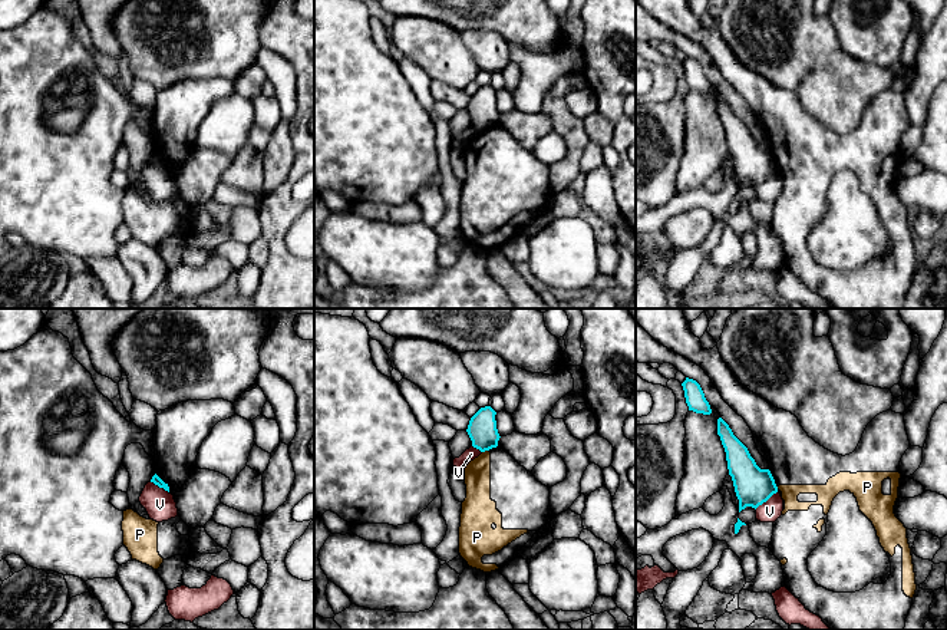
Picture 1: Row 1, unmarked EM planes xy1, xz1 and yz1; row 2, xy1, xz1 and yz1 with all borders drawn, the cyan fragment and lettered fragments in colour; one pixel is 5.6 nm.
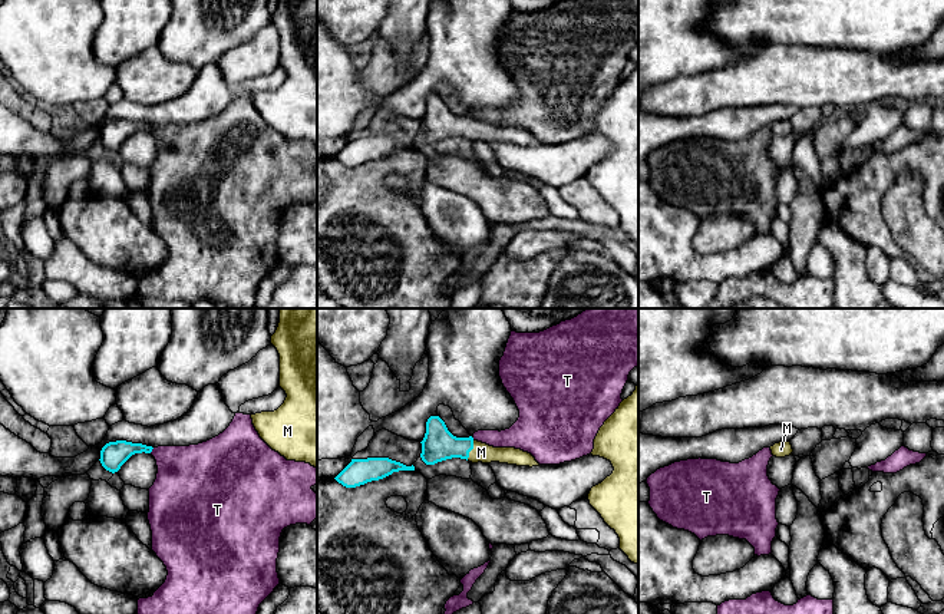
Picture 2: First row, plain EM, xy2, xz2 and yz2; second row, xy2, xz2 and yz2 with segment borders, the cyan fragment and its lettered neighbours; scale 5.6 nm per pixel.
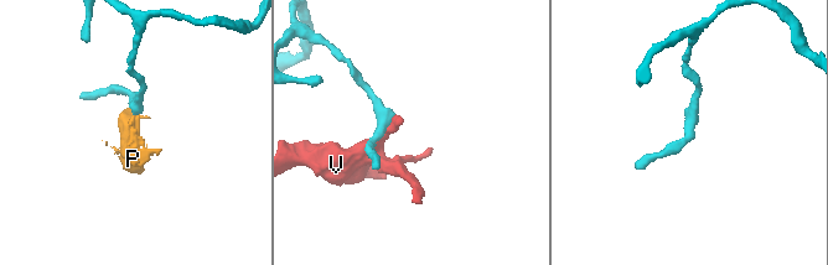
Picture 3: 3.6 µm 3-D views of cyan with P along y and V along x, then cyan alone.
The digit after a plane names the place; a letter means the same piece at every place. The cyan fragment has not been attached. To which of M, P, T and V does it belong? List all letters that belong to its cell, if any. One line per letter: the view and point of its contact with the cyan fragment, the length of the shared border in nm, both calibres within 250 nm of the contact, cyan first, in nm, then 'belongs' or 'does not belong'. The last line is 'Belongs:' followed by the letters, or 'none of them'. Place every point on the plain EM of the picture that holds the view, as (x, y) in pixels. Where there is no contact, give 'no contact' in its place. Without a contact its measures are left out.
M: contact xz2 (471, 128); length 120 nm; calibres 180 and 110 nm; belongs
P: contact xz1 (485, 128); length 40 nm; calibres 160 and 140 nm; does not belong
T: contact xy2 (151, 129); length 40 nm; calibres 150 and 340 nm; does not belong
V: contact yz1 (765, 180); length 160 nm; calibres 200 and 120 nm; does not belong
Belongs: M

